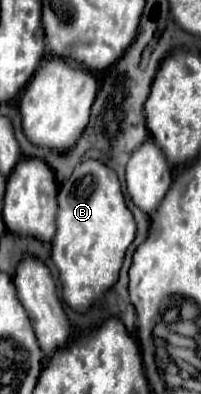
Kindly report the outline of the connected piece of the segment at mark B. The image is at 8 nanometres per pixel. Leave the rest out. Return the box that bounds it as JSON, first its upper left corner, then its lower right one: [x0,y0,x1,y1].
[52,161,136,313]

